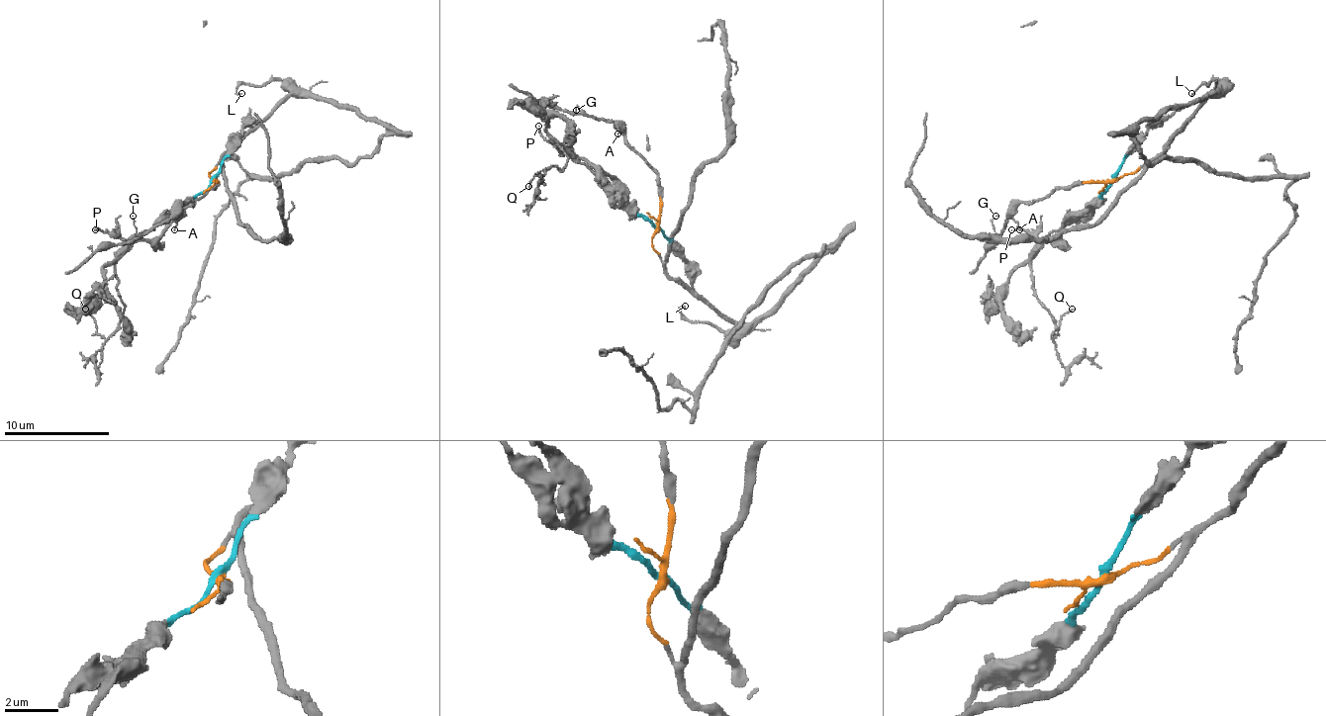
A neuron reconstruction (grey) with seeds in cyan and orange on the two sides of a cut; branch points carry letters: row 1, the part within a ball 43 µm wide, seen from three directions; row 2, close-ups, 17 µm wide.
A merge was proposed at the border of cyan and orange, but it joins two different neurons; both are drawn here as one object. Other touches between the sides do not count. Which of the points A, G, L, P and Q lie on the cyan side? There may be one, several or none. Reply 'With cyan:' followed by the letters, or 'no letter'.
With cyan: P, Q

